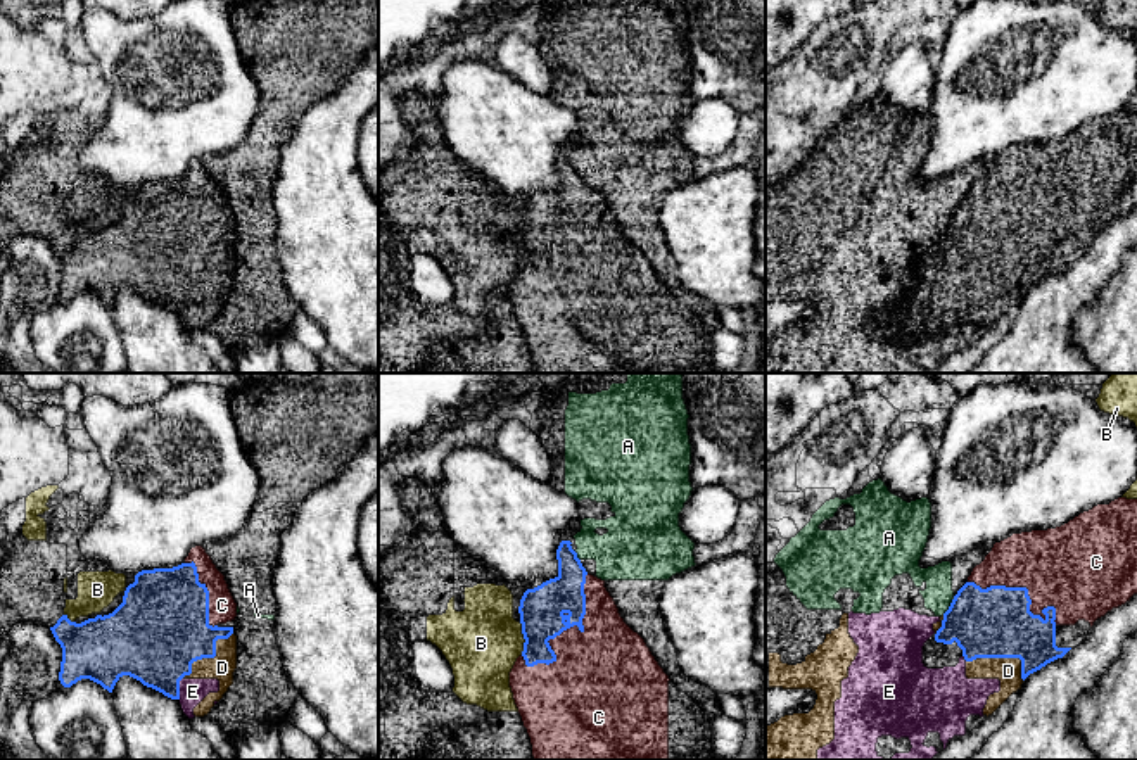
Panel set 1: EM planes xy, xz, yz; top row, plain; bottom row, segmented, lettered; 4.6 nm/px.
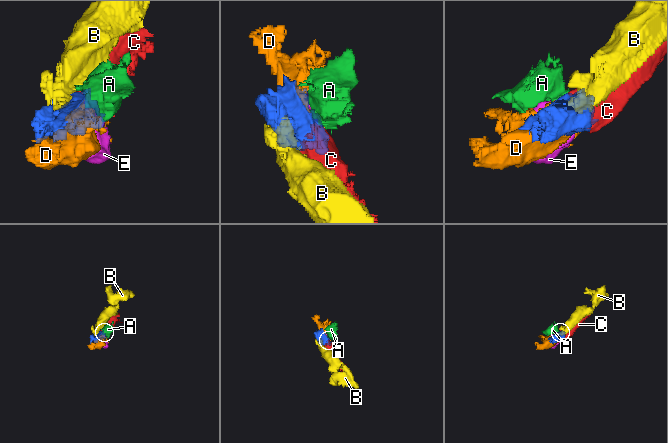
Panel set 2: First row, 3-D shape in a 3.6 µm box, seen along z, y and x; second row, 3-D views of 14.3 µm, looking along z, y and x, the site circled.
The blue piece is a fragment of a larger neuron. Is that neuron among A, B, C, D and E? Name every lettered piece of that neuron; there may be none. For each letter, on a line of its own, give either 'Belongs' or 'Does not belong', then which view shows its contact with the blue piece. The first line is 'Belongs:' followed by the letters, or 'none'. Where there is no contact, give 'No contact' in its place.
Belongs: C, D
A: Does not belong. Touches blue in yz
B: Does not belong. Touches blue in xz
C: Belongs. Touches blue in xz
D: Belongs. Touches blue in yz
E: Does not belong. Touches blue in xy

